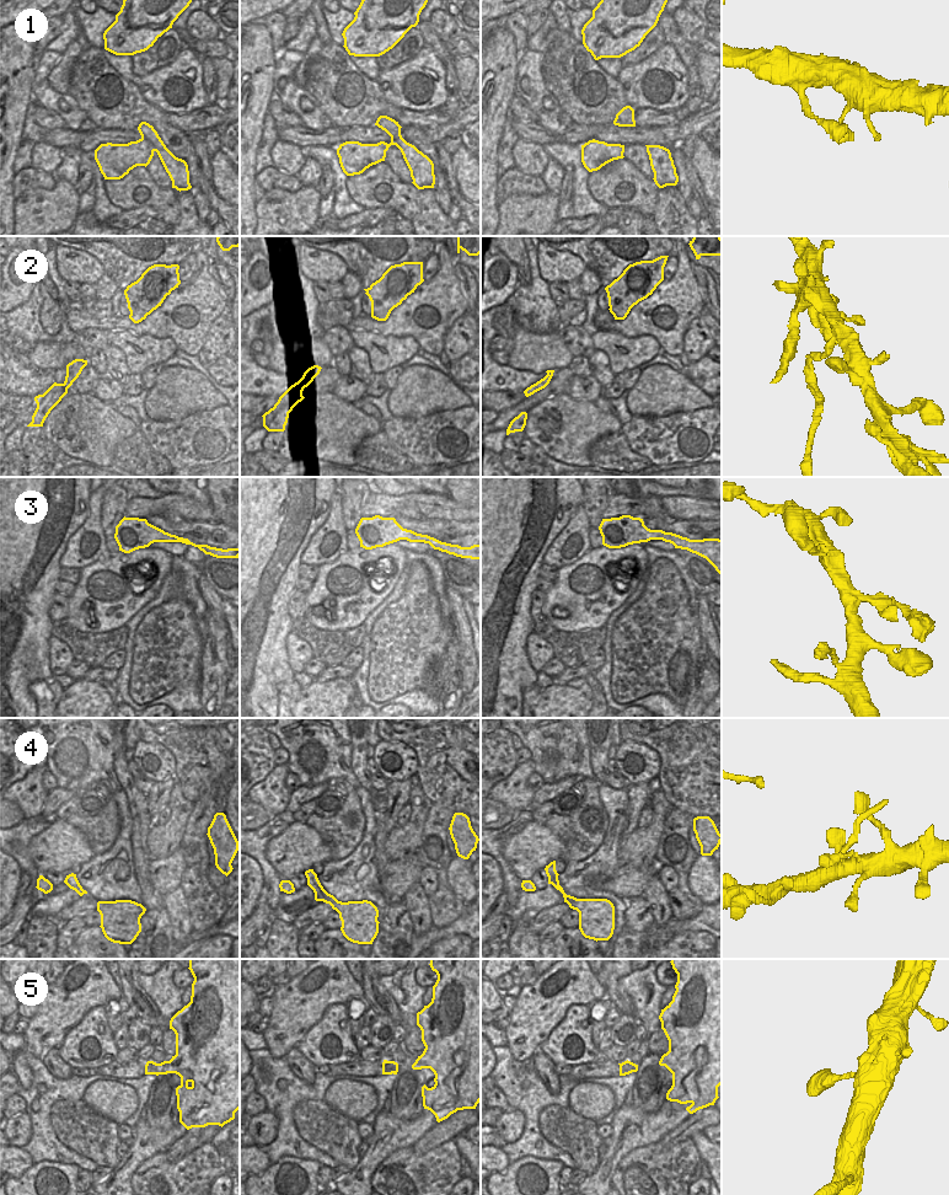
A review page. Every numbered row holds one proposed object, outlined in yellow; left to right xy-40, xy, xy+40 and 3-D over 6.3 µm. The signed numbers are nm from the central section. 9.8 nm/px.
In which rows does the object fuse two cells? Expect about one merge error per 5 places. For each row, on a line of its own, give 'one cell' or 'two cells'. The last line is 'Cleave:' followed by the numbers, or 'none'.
1: one cell
2: two cells
3: one cell
4: one cell
5: one cell
Cleave: 2

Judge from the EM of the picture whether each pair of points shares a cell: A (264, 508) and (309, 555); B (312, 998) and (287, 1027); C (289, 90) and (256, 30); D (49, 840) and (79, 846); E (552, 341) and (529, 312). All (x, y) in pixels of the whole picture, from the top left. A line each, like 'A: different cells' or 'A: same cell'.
A: different cells
B: same cell
C: different cells
D: same cell
E: different cells

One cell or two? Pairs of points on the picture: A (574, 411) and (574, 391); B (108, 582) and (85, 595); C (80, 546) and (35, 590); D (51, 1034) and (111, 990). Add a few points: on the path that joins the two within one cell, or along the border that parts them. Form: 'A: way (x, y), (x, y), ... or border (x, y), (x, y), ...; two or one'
A: border (564, 392), (574, 398), (591, 402); two
B: way (102, 588), (95, 595), (91, 595); one
C: border (69, 539), (59, 560), (59, 567); two
D: way (64, 1018), (95, 990); one

